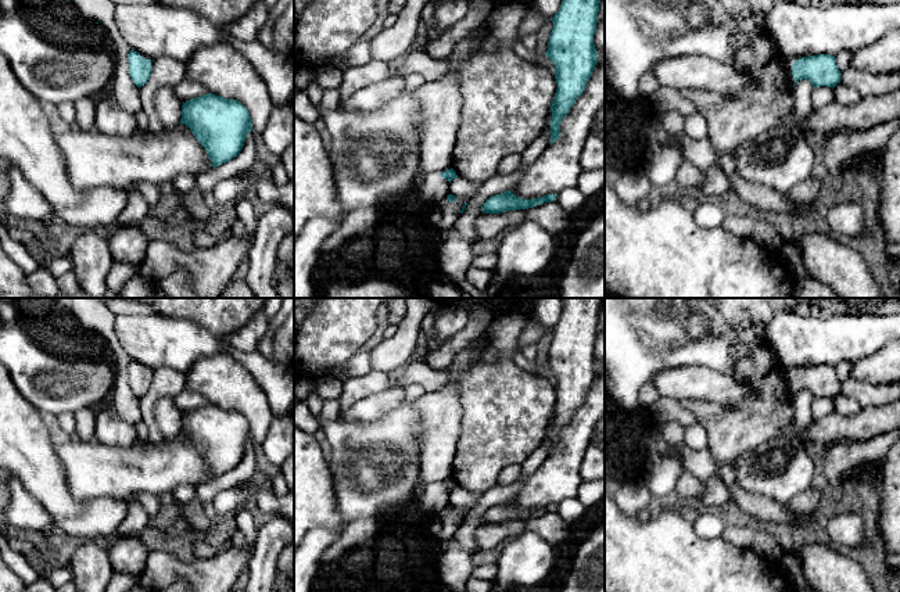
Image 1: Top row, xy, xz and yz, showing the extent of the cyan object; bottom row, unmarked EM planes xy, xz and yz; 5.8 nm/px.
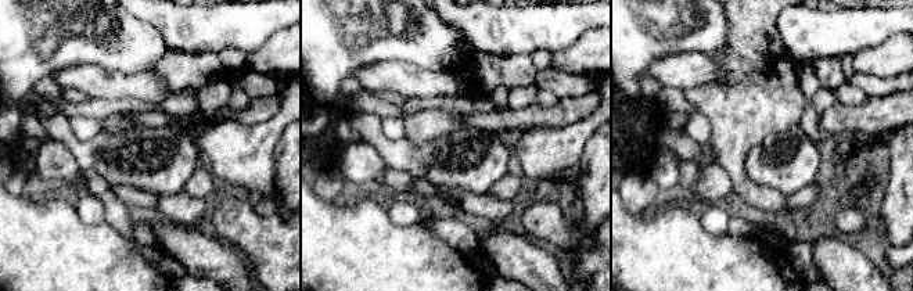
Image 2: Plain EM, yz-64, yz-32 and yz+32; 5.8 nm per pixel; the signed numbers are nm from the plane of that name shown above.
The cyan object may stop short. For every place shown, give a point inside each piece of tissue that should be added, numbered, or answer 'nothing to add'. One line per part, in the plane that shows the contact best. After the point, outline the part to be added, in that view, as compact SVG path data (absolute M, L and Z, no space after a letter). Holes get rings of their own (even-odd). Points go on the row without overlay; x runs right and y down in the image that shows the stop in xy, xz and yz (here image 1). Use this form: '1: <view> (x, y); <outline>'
1: yz (788, 372); M782 365L782 374L784 374L784 378L788 385L788 391L789 391L790 397L795 395L793 385L792 385L792 376L796 370L800 370L800 369L802 367Z

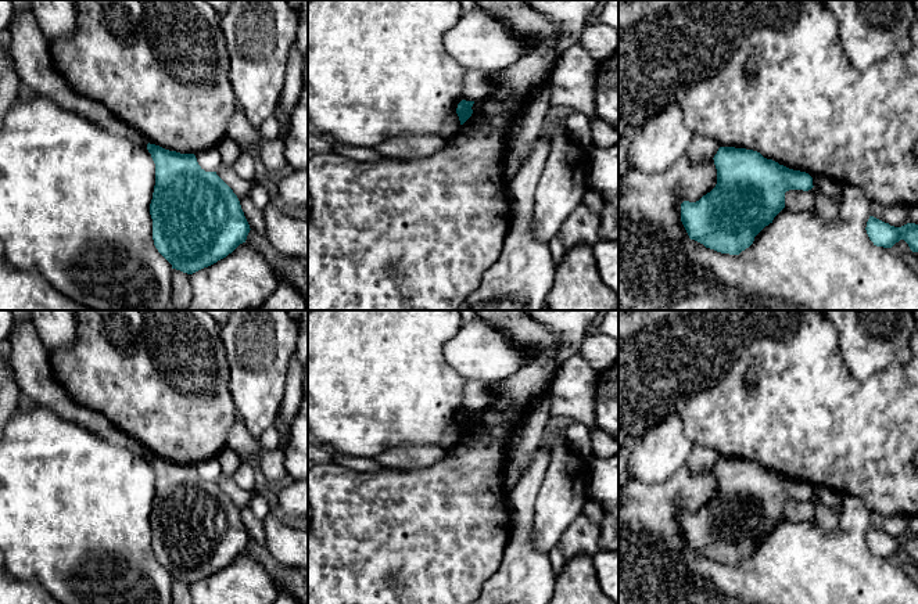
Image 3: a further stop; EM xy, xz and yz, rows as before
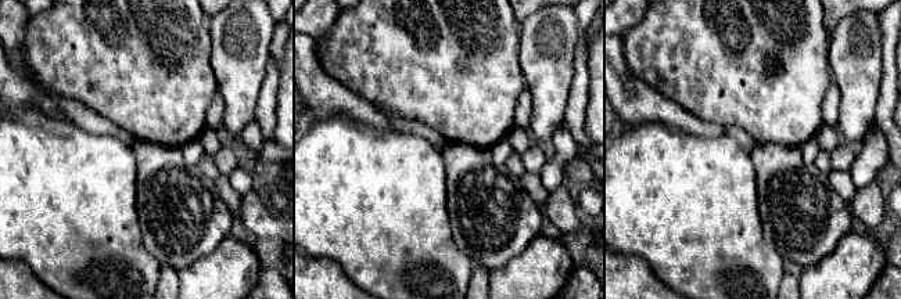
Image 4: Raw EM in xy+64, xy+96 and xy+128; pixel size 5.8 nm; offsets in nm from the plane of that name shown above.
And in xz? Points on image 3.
nothing to add

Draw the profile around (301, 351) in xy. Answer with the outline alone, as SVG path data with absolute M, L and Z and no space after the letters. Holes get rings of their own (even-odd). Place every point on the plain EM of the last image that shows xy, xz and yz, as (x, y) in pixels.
M300 330L297 348L295 348L295 356L302 370L305 370L308 367L308 331Z

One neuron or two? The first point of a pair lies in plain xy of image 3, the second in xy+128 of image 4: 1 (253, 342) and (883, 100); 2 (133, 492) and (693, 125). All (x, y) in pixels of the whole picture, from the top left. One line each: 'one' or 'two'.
1: two
2: two

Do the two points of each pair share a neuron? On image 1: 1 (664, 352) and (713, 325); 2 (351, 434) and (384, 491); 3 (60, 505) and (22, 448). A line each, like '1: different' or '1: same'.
1: same
2: same
3: same

